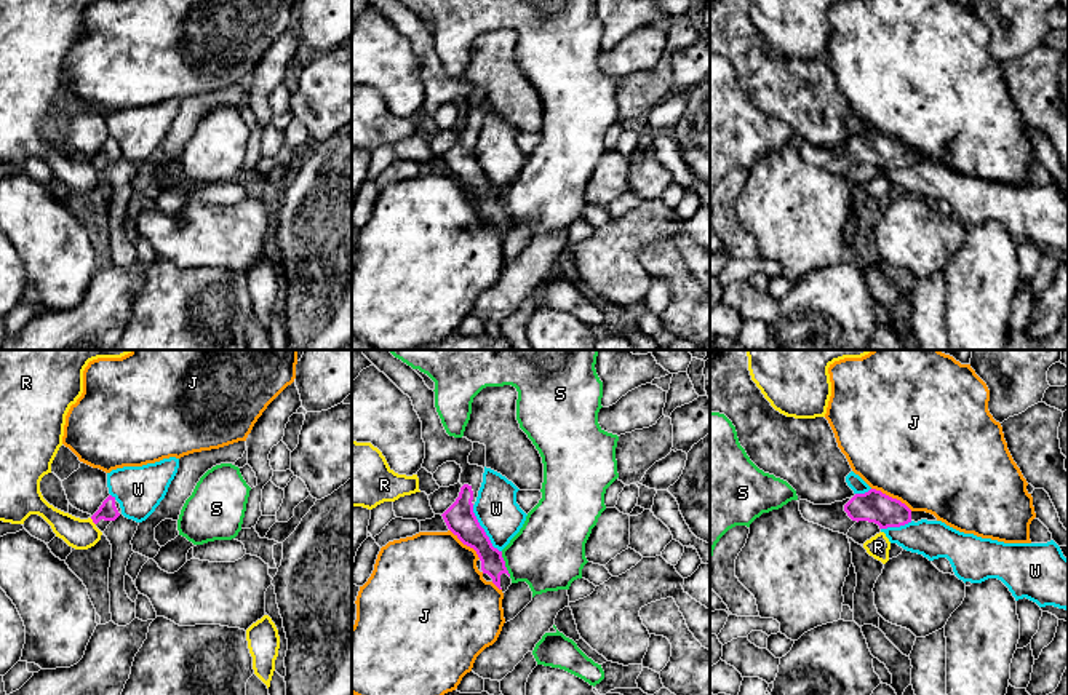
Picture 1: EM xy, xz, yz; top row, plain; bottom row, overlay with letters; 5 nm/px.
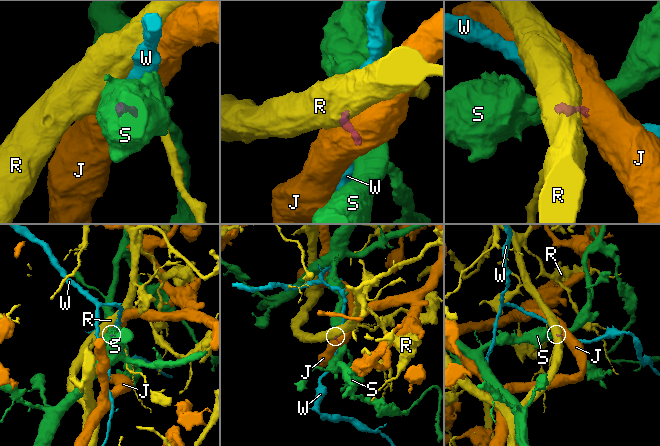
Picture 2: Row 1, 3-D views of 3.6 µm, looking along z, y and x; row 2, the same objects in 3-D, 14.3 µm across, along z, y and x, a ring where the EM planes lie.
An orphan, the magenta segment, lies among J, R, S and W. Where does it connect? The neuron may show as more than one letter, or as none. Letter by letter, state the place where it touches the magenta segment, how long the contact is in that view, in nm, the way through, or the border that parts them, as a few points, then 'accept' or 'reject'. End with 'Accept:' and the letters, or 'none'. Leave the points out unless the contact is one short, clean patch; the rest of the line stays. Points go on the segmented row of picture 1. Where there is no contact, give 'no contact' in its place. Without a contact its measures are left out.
J: yz (891, 497) | 240 nm | along yz (872, 488), (899, 499), (912, 510) | reject
R: xy (93, 521) | 50 nm | reject
S: xz (504, 564) | 140 nm | along xz (501, 552), (510, 575) | reject
W: xz (483, 529) | 280 nm | reject
Accept: none

